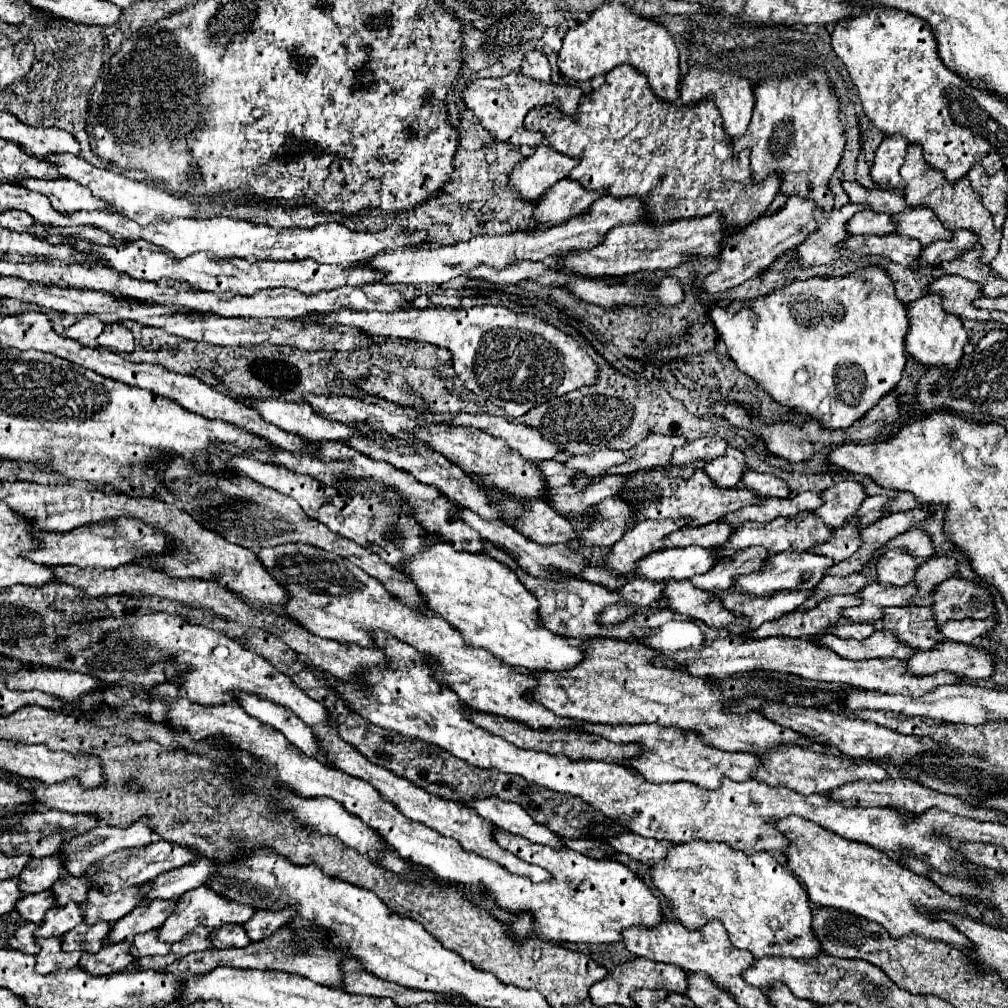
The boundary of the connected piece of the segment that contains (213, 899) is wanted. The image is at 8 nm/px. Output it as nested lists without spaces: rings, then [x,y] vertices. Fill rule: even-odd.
[[[199,886],[199,888],[193,888],[191,892],[185,892],[185,894],[177,900],[173,914],[171,914],[171,916],[165,920],[165,924],[157,930],[157,938],[163,940],[163,942],[167,942],[167,944],[173,944],[173,942],[181,940],[183,936],[187,936],[187,932],[191,932],[191,930],[197,928],[197,926],[221,928],[221,926],[225,926],[225,924],[243,924],[243,922],[247,922],[253,914],[255,914],[255,910],[253,910],[251,906],[223,900],[223,896],[215,896],[215,892],[211,892],[207,886]]]

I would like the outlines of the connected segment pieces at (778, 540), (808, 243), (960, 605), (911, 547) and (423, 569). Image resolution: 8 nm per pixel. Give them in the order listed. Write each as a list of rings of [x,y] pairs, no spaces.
[[[799,512],[797,516],[793,518],[775,518],[773,522],[769,524],[761,524],[761,522],[745,522],[741,524],[735,534],[723,544],[723,552],[721,552],[721,558],[727,558],[727,556],[733,556],[737,550],[741,552],[743,548],[749,548],[749,546],[763,546],[767,548],[771,554],[779,554],[779,552],[785,552],[785,550],[809,550],[813,546],[819,546],[819,544],[825,544],[833,538],[833,528],[827,526],[819,516],[815,516],[815,512]]]
[[[845,204],[839,210],[825,212],[823,208],[815,210],[815,220],[819,222],[819,230],[809,234],[805,242],[797,246],[803,266],[821,266],[833,260],[835,250],[849,238],[847,222],[863,210],[865,204]]]
[[[955,576],[935,590],[933,612],[935,620],[941,624],[965,618],[985,620],[995,612],[995,602],[993,594],[985,586]]]
[[[915,528],[915,532],[905,532],[903,536],[899,536],[899,540],[891,540],[891,544],[887,544],[887,548],[883,548],[883,554],[891,548],[907,548],[919,560],[927,560],[929,556],[935,554],[931,536],[923,528]]]
[[[435,542],[425,552],[415,554],[415,558],[403,562],[405,574],[417,584],[421,596],[427,600],[427,608],[433,614],[445,618],[451,626],[455,626],[465,644],[475,648],[487,648],[491,654],[499,656],[509,666],[527,668],[531,672],[563,672],[575,668],[583,660],[583,648],[573,646],[565,636],[559,636],[539,624],[539,602],[537,598],[519,582],[515,572],[501,562],[489,556],[471,556],[467,552],[455,552],[451,544]]]

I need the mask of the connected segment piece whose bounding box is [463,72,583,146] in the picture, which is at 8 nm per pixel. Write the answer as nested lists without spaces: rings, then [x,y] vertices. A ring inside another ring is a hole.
[[[513,72],[501,78],[491,78],[491,80],[475,80],[473,84],[467,86],[467,90],[463,92],[463,100],[467,104],[467,108],[479,118],[481,126],[491,130],[491,134],[497,140],[509,142],[513,146],[539,146],[543,140],[541,132],[529,132],[523,126],[523,118],[525,114],[535,108],[535,106],[557,106],[563,114],[573,114],[579,106],[579,98],[581,98],[583,90],[575,84],[549,84],[549,82],[541,82],[541,80],[533,80],[529,76],[525,76],[523,72]]]

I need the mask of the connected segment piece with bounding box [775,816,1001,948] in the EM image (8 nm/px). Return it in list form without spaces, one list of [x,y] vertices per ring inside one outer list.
[[[799,816],[779,818],[775,826],[789,840],[789,846],[785,850],[787,866],[801,880],[809,900],[817,906],[831,906],[831,908],[847,910],[861,918],[873,920],[883,928],[887,928],[887,932],[891,932],[891,936],[895,938],[907,932],[915,932],[915,934],[929,936],[931,940],[943,940],[945,944],[951,944],[957,948],[969,948],[969,940],[963,934],[959,934],[949,922],[927,918],[917,910],[917,906],[925,906],[931,912],[955,910],[979,922],[1001,926],[999,914],[995,910],[947,896],[931,880],[903,868],[897,860],[893,860],[885,852],[879,852],[859,842],[843,840],[841,836],[829,830],[823,830],[819,824]]]

